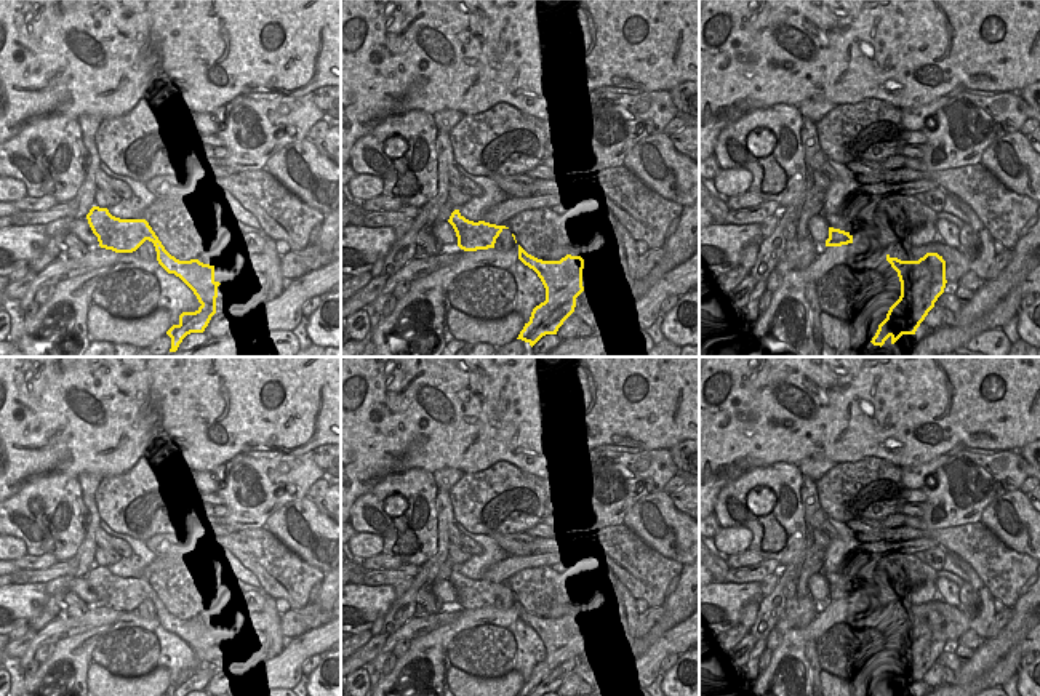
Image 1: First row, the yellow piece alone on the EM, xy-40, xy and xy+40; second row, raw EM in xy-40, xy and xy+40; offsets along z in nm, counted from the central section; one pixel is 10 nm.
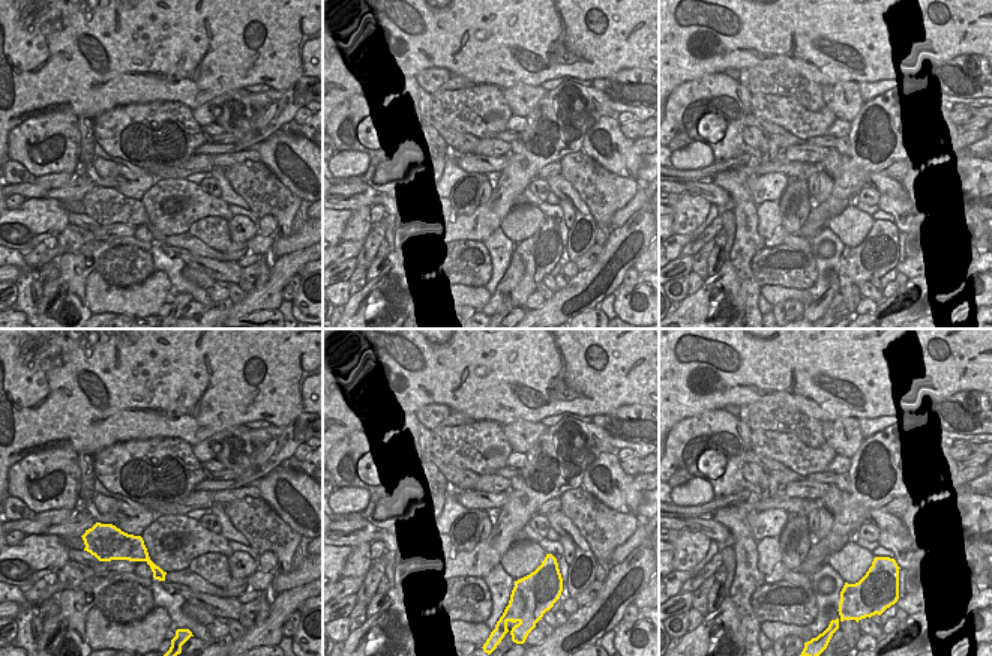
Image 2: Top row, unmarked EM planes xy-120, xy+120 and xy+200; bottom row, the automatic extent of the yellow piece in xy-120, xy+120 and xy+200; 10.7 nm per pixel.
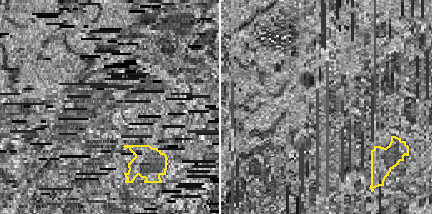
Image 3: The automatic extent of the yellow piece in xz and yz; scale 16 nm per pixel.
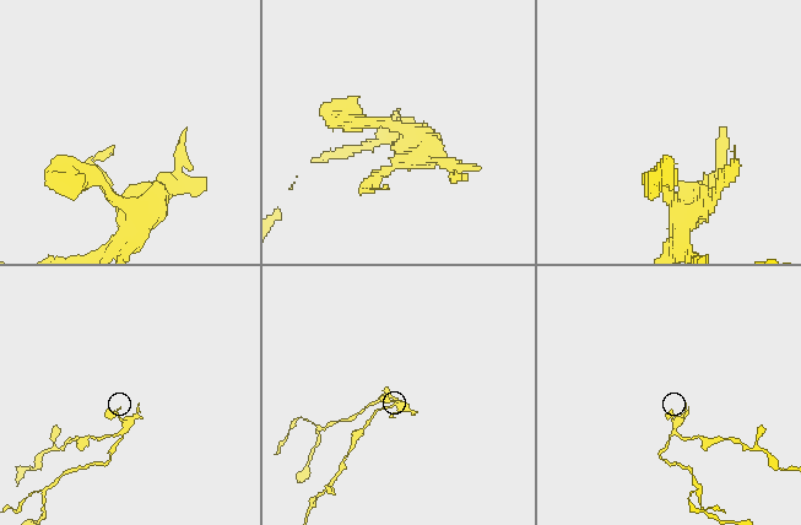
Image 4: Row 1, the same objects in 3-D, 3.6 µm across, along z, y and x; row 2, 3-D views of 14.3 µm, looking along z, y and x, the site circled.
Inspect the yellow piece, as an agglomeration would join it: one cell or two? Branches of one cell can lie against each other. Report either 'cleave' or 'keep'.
cleave

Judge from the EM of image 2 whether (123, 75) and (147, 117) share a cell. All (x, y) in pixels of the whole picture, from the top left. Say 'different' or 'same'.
different

